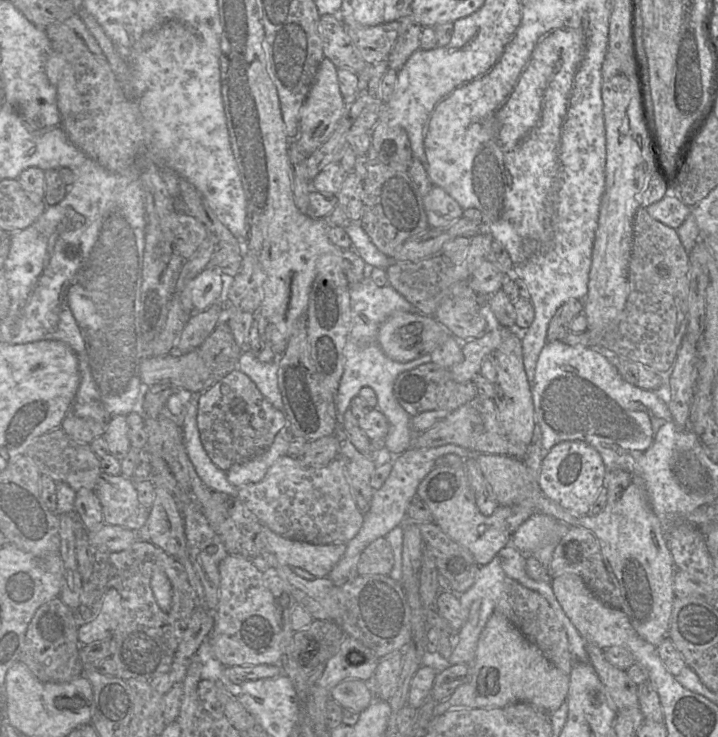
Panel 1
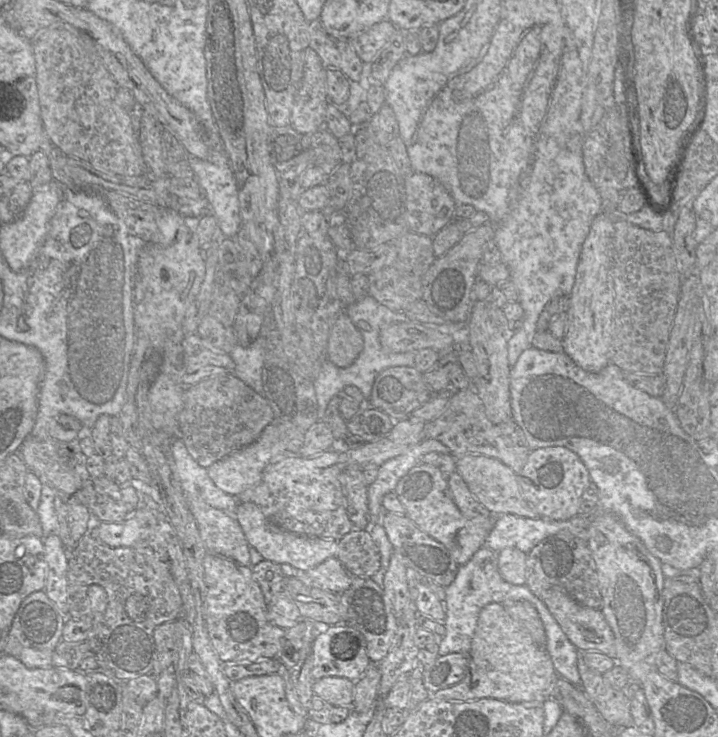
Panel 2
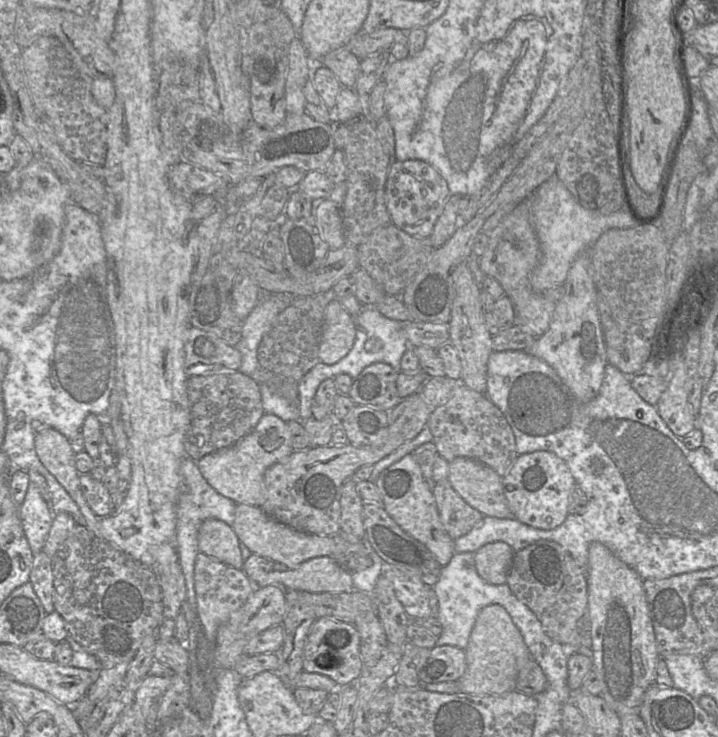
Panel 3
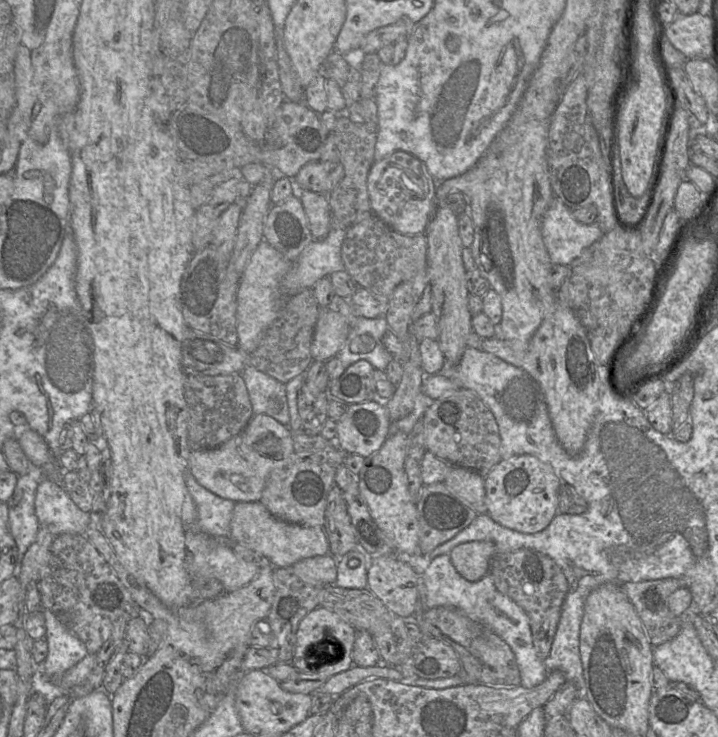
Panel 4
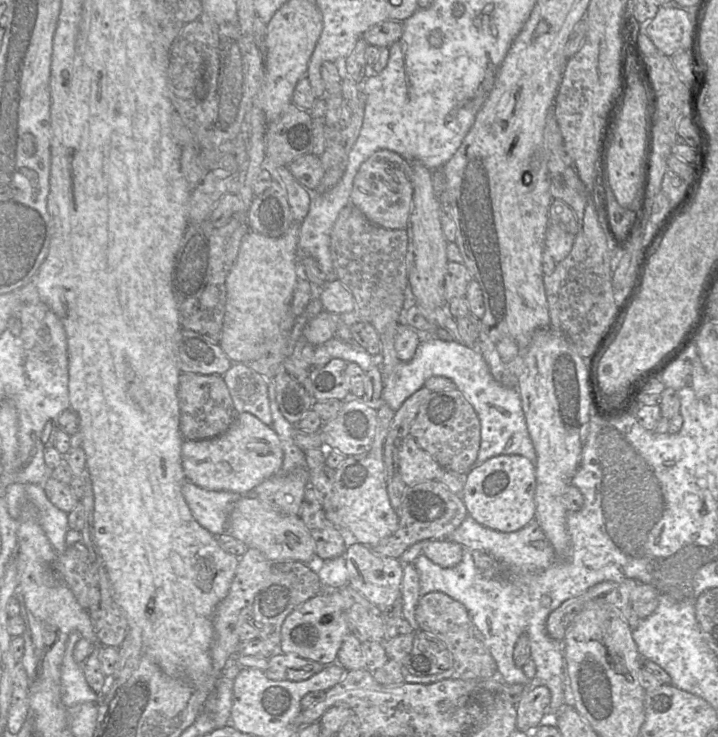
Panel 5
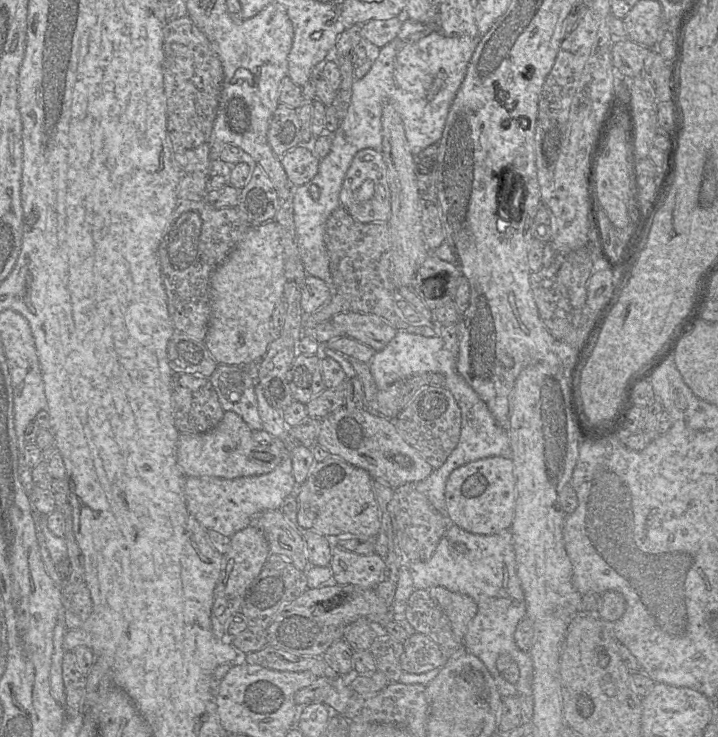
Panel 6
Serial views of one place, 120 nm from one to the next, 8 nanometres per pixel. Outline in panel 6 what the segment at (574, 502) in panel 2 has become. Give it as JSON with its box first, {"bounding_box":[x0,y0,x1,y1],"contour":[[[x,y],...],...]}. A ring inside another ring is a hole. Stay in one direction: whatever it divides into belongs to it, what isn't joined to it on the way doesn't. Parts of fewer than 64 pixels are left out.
{"bounding_box":[445,456,516,535],"contour":[[[495,456],[453,470],[445,485],[446,515],[461,529],[479,535],[509,530],[515,514],[516,477],[510,456]]]}

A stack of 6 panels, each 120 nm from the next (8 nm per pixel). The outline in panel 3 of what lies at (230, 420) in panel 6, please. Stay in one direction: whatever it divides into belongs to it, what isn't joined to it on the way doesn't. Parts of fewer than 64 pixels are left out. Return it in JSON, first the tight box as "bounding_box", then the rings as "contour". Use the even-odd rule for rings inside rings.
{"bounding_box":[195,414,294,507],"contour":[[[264,414],[255,428],[232,446],[195,461],[207,483],[219,494],[236,504],[261,507],[265,501],[263,477],[266,469],[284,461],[294,452],[286,423],[271,414]]]}

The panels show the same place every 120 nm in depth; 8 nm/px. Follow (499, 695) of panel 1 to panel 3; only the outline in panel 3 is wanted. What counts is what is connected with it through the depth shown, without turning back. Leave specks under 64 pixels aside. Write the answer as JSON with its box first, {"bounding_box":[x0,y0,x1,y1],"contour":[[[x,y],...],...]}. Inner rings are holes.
{"bounding_box":[458,604,531,695],"contour":[[[498,604],[480,610],[464,652],[466,669],[458,680],[459,689],[473,695],[501,695],[515,691],[518,671],[531,660],[519,630],[507,611]]]}

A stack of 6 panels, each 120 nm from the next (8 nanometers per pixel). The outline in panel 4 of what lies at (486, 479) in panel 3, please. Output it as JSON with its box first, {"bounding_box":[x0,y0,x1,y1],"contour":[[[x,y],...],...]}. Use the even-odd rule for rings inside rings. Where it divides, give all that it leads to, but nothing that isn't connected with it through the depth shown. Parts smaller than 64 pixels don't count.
{"bounding_box":[443,465,486,514],"contour":[[[449,465],[443,484],[477,514],[486,514],[484,477],[479,473]]]}

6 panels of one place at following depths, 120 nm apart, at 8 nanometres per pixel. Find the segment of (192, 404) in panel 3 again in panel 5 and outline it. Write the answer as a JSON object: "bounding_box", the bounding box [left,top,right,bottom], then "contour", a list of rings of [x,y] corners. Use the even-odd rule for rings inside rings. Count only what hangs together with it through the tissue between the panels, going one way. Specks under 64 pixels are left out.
{"bounding_box":[178,373,236,440],"contour":[[[181,373],[178,386],[179,428],[184,440],[207,440],[224,434],[236,419],[229,389],[223,375]]]}

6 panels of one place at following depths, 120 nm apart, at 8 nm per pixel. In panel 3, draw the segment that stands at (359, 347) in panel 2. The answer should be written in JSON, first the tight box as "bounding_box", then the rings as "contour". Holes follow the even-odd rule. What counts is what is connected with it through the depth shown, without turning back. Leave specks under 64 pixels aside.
{"bounding_box":[320,299,355,365],"contour":[[[332,299],[324,309],[320,362],[332,365],[340,361],[352,349],[355,337],[355,318],[343,307],[340,300]]]}

